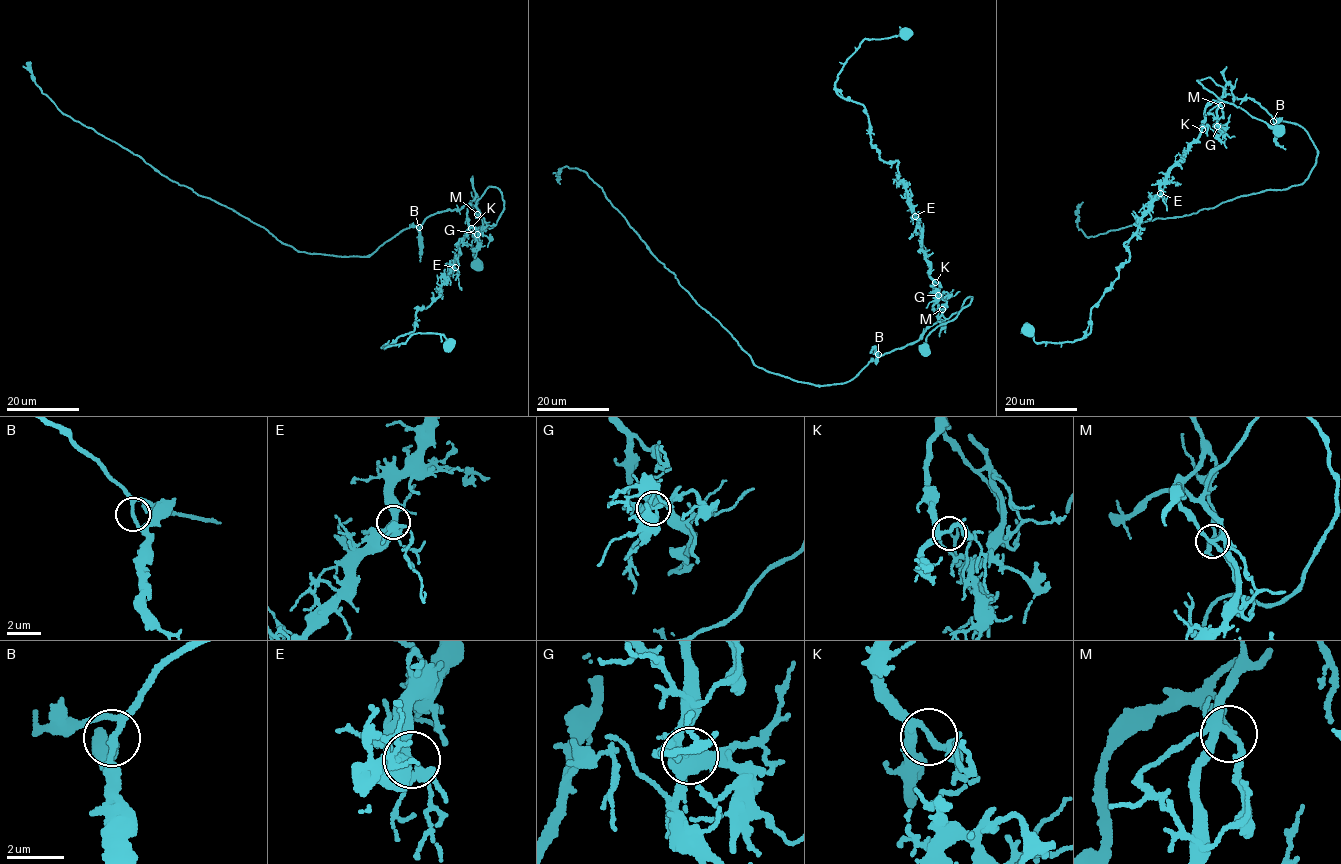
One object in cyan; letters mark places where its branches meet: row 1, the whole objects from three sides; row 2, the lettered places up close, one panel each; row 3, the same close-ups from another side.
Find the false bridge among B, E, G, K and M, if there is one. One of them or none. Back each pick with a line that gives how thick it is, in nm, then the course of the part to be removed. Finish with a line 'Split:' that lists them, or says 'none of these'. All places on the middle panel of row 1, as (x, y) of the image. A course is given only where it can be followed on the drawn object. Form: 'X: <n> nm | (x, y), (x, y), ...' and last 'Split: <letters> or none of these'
M: 220 nm | (942, 309), (915, 342), (872, 359), (847, 382), (797, 382), (754, 364), (586, 173), (565, 166), (560, 184)
Split: M

